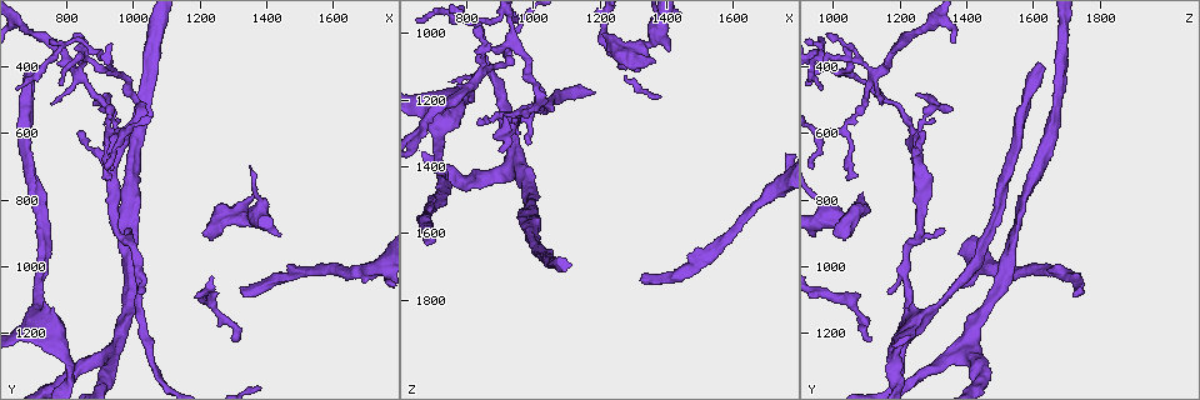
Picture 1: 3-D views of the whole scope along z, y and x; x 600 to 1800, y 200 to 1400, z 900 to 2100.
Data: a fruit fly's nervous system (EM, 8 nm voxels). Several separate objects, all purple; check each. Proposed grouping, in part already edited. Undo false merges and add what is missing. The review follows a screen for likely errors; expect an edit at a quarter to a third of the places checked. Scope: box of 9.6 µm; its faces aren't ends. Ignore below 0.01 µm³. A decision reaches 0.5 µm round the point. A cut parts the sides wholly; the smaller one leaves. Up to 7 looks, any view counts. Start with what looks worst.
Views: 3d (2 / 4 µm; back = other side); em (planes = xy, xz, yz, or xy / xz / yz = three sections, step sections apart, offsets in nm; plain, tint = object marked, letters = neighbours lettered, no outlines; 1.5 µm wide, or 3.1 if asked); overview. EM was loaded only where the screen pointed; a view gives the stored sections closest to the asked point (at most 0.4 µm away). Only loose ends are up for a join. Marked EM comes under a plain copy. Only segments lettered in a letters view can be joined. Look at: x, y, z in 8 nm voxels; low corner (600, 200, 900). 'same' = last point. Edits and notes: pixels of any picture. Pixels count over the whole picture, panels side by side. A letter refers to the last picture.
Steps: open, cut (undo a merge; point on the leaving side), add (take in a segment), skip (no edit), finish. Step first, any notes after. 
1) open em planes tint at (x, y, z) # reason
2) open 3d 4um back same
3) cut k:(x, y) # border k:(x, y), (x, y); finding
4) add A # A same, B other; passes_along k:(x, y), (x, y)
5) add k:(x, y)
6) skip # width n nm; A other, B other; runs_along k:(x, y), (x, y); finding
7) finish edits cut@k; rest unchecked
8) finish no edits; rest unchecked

open em planes letters at (680, 410, 1630) # an open end

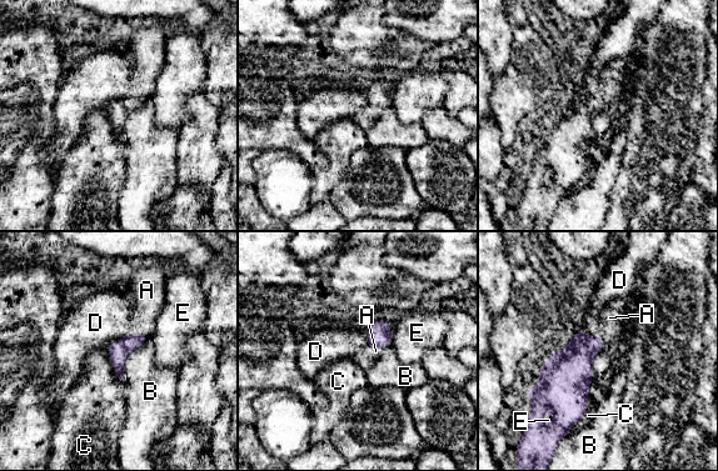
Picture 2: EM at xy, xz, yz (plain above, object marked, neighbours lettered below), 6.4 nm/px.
add A # A same, B other, C other, D other, E other; passes_along 2:(378, 335), (379, 346), (375, 351); the cell continues

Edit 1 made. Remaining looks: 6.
open overview # redraw

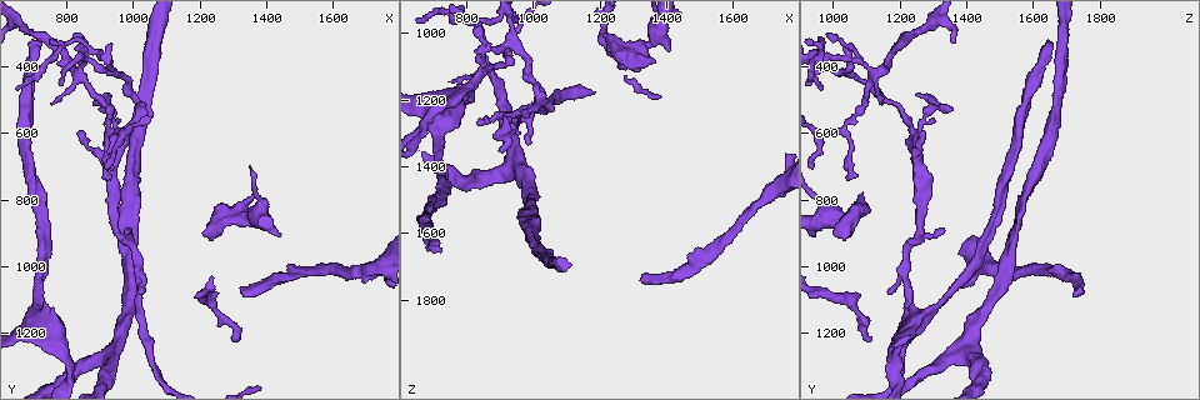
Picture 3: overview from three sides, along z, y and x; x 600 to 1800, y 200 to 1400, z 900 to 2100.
open 3d 4um at (1320, 1060, 1750) # long arm stops here

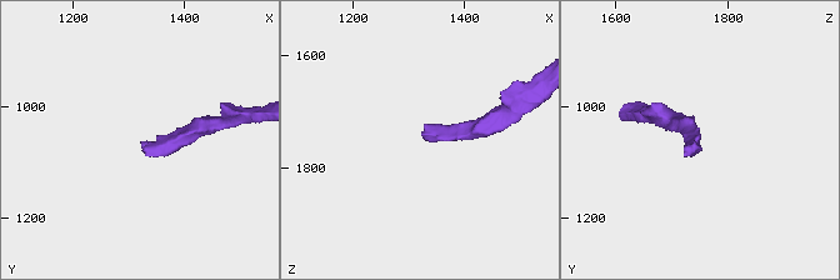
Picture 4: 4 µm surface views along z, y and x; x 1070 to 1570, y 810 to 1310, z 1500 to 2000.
open em planes letters at (1325, 1070, 1740)

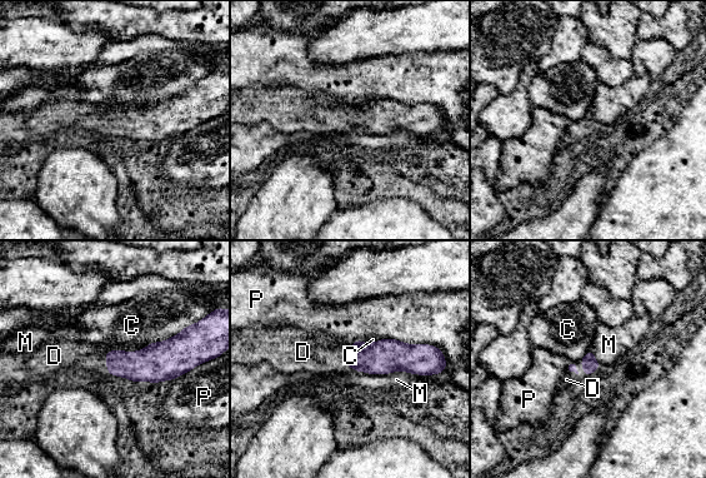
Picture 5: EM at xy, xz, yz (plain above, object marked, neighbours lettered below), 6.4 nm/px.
add D # longest_contact C 600 nm; C other, D same, M other, P other; passes_along 5:(143, 366), (106, 361), (69, 353); it goes on there

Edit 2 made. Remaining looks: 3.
open 3d 4um at (1360, 770, 1090) # free end

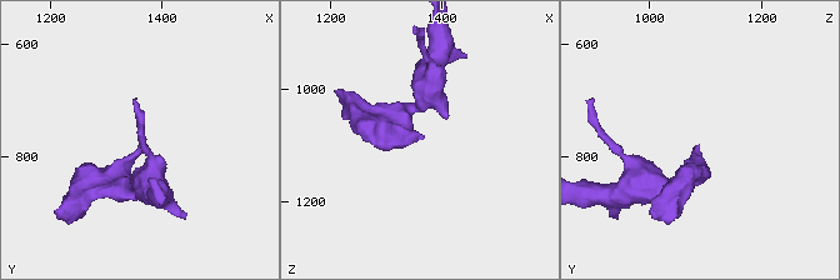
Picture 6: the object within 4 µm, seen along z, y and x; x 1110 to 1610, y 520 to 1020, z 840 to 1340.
open em xz step 8 tint at (1370, 785, 1090)

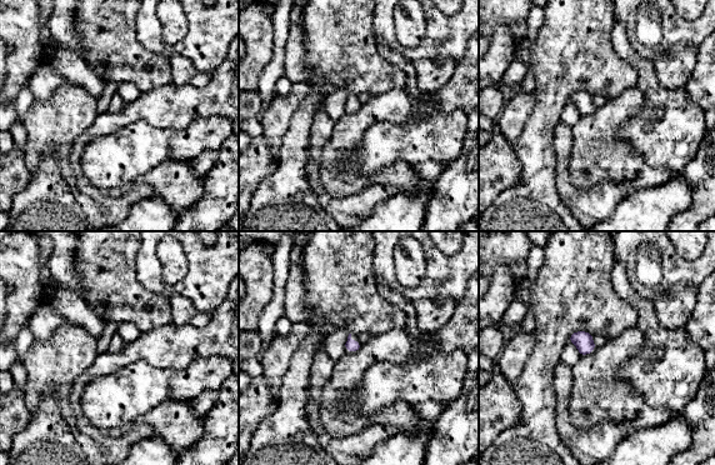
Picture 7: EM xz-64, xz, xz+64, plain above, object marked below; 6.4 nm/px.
open em planes letters same # another direction

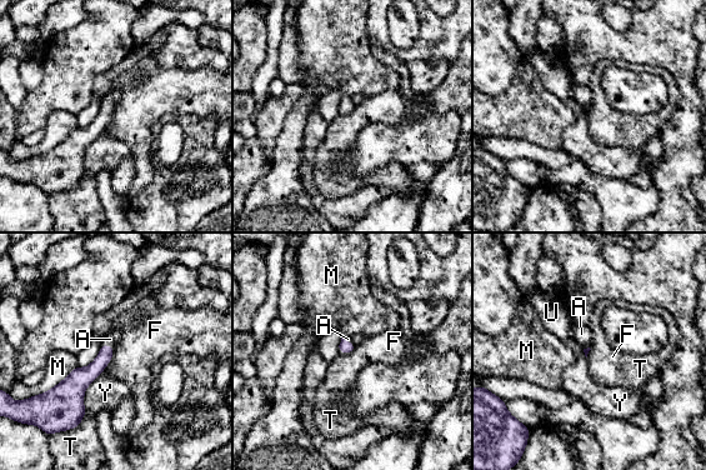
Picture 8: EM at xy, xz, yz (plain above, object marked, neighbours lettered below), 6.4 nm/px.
add A # A same, F other, M other, T other, U other, Y other; passes_along 8:(84, 376), (106, 345), (110, 339); the cell continues

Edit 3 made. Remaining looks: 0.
finish edits add@2, add@5, add@8; rest unchecked

